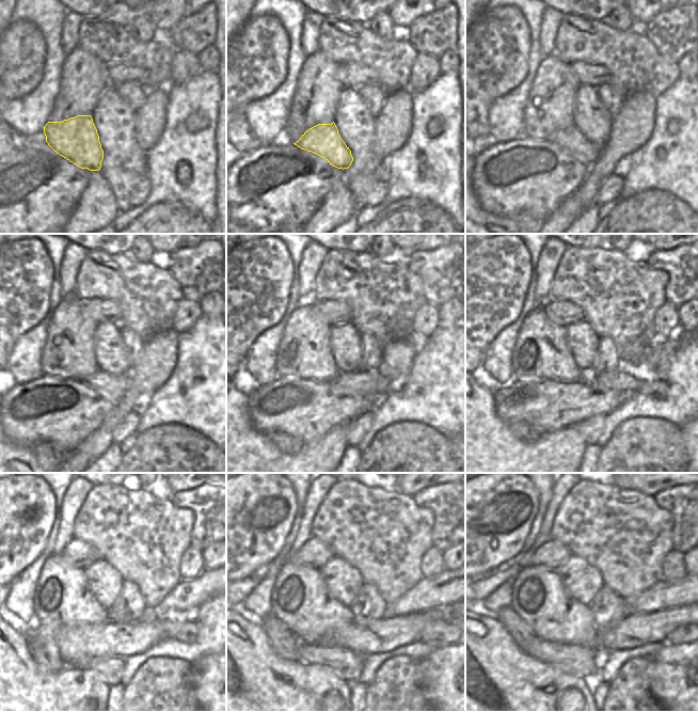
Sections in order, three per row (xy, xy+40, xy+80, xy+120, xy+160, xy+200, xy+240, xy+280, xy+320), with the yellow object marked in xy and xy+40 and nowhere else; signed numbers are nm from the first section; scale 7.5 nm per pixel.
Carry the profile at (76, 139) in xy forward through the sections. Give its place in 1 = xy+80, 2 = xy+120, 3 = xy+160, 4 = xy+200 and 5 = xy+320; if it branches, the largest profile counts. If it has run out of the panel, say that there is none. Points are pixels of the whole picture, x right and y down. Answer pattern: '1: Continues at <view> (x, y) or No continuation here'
1: Continues at xy+80 (570, 139)
2: Continues at xy+120 (111, 388)
3: Continues at xy+160 (363, 381)
4: Continues at xy+200 (618, 379)
5: Continues at xy+320 (682, 635)

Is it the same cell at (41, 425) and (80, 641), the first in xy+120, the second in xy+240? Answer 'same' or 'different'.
same

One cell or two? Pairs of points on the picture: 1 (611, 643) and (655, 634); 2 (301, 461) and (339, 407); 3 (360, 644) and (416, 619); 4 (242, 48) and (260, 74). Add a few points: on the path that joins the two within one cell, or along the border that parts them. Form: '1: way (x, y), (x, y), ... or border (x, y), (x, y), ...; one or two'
1: way (621, 636), (625, 634), (645, 634); one
2: border (336, 426), (333, 426), (315, 441), (304, 444); two
3: way (374, 637), (402, 629); one
4: way (249, 54), (254, 60), (254, 67); one

